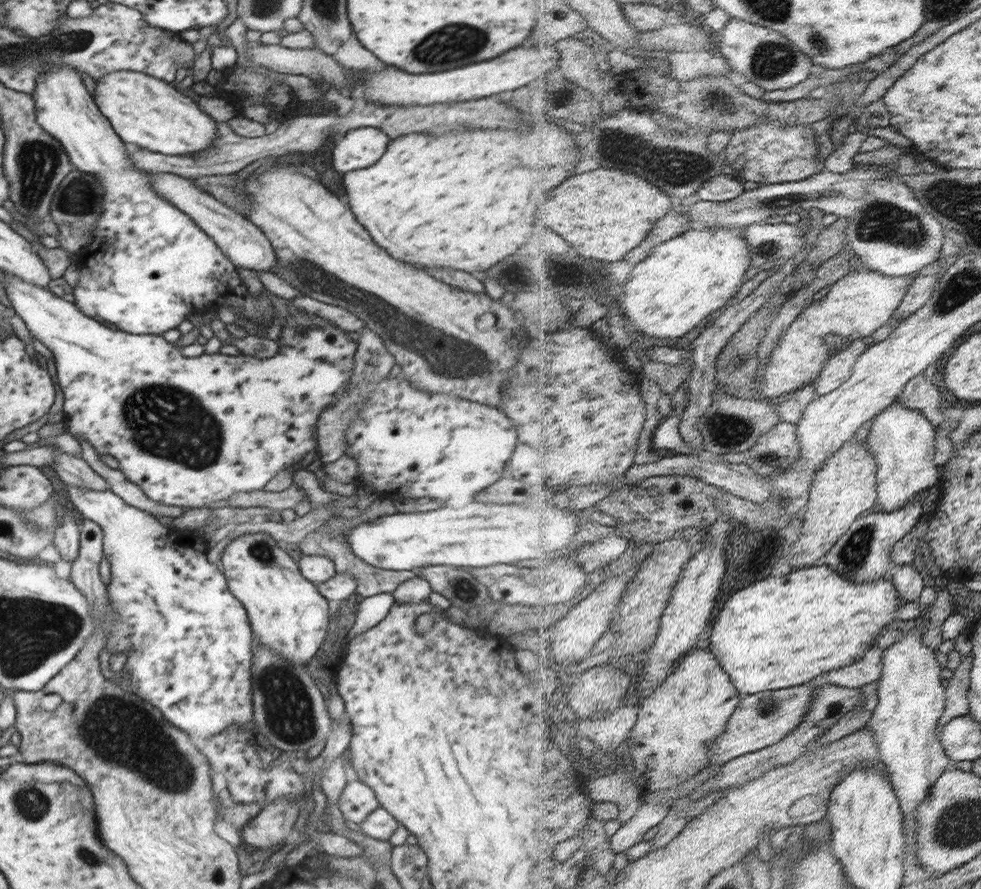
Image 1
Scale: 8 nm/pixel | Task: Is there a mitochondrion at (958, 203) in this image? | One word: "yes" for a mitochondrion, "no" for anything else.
yes

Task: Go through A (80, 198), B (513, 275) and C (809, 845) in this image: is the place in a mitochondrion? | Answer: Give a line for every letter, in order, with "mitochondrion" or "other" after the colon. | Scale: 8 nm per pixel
A: mitochondrion
B: other
C: other

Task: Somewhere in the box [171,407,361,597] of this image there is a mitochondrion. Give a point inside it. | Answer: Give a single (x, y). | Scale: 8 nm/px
(262, 552)

